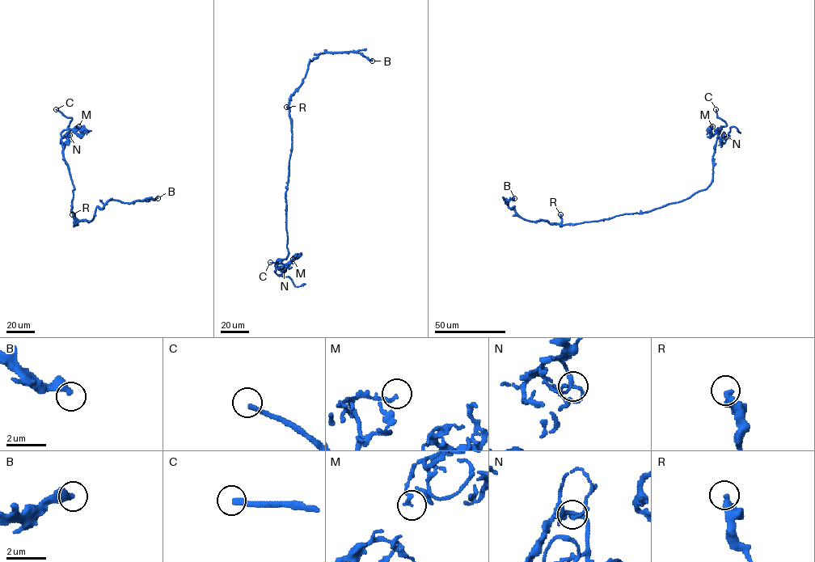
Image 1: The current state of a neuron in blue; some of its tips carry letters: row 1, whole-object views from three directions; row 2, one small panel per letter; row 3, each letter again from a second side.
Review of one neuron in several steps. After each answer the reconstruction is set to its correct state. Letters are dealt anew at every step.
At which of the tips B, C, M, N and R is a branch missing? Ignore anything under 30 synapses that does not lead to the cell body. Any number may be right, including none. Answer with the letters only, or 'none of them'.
B, C

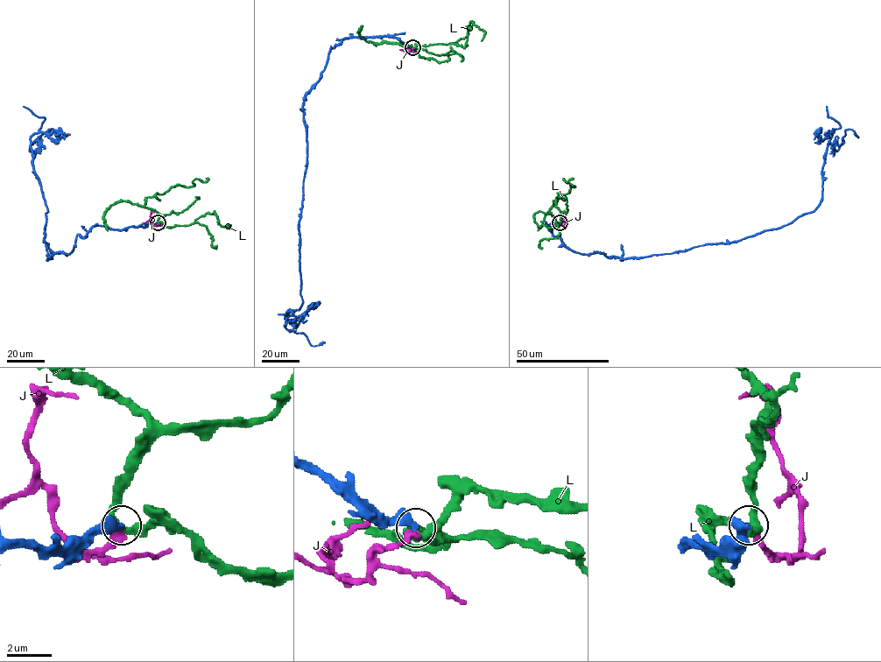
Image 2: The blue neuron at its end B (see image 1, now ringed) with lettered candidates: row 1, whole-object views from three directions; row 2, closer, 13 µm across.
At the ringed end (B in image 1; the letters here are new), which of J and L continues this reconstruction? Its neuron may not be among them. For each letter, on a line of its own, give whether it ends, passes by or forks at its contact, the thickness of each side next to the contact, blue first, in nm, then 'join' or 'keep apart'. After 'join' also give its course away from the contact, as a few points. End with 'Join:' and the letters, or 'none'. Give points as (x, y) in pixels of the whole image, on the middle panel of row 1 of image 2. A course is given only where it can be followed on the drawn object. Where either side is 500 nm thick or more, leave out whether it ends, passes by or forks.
J: it ends there; 460 nm thick on the blue side, 300 nm on the other; keep apart
L: it passes by; 460 nm thick on the blue side, 320 nm on the other; keep apart
Join: none

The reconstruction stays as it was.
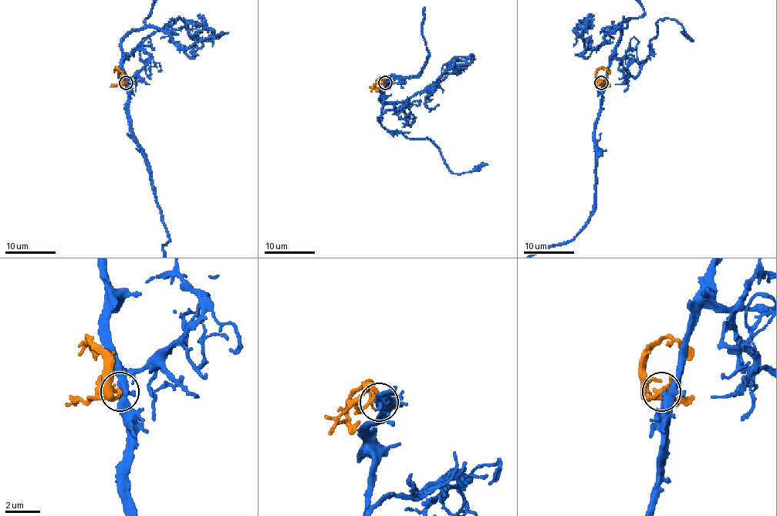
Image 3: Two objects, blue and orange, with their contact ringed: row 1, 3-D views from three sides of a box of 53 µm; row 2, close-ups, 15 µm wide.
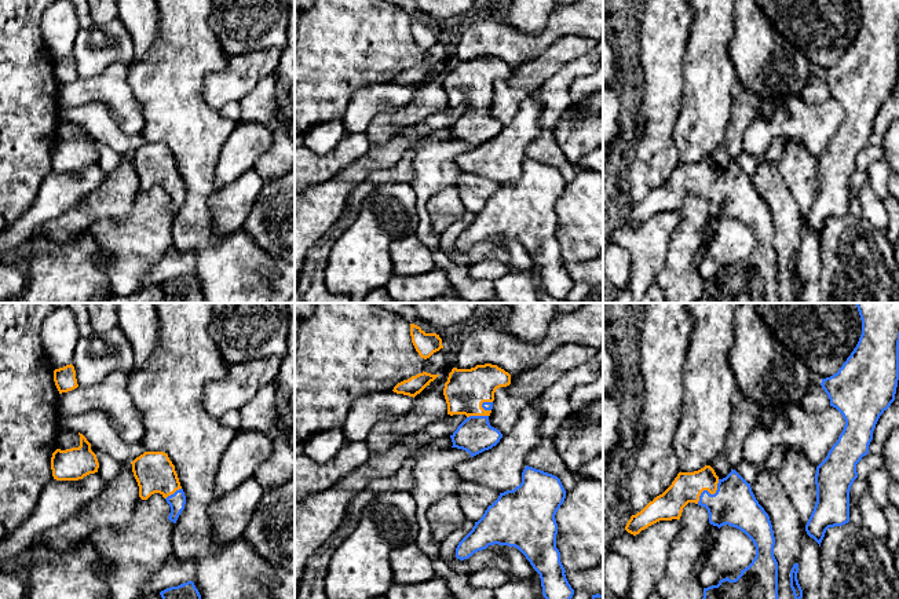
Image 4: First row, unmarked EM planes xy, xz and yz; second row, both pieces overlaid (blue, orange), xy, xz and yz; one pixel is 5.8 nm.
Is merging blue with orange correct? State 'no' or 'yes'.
yes

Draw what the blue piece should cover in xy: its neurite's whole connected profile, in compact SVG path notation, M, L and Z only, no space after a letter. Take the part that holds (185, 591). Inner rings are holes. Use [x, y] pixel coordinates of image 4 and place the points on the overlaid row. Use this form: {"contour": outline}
{"contour": "M193 581L167 588L161 591L160 595L162 599L201 599L201 595Z"}

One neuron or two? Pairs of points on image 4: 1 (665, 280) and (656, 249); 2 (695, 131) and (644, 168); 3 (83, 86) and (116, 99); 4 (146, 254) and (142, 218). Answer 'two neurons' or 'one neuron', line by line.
1: two neurons
2: two neurons
3: one neuron
4: one neuron

